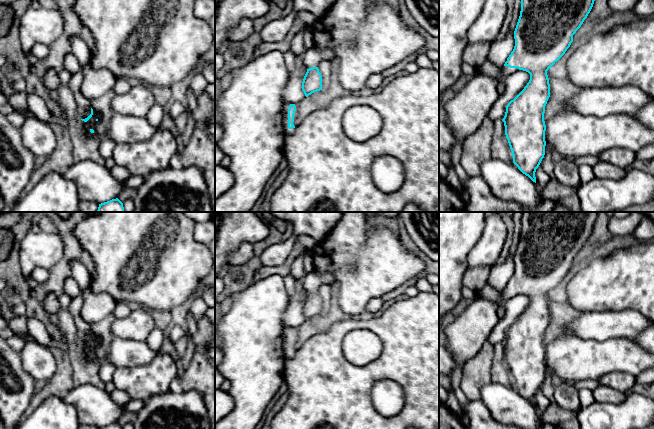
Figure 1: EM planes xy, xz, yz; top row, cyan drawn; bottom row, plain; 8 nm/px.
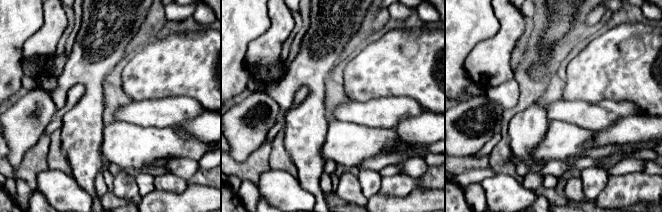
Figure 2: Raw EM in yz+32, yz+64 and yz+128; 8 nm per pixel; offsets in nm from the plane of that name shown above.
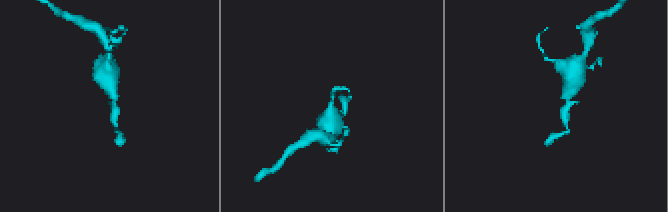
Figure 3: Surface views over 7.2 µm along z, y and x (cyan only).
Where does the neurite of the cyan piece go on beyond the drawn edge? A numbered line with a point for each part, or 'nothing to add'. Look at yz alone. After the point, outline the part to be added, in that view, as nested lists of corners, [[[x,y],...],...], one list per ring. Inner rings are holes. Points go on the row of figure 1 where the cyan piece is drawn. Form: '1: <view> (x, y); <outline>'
1: yz (505, 70); [[[503,66],[503,67],[501,67],[501,73],[502,73],[503,75],[506,75],[506,76],[508,76],[508,75],[514,73],[514,72],[517,72],[517,71],[519,71],[518,68],[510,68],[510,67],[508,67],[508,66]]]

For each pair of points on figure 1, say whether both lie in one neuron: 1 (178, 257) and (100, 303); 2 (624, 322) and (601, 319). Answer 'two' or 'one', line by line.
1: two
2: one

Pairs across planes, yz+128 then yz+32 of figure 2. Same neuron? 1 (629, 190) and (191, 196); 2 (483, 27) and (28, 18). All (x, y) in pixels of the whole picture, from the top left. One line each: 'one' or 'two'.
1: two
2: one

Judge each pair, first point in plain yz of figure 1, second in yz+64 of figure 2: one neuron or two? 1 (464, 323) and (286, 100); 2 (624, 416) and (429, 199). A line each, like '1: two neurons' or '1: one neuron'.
1: two neurons
2: one neuron

